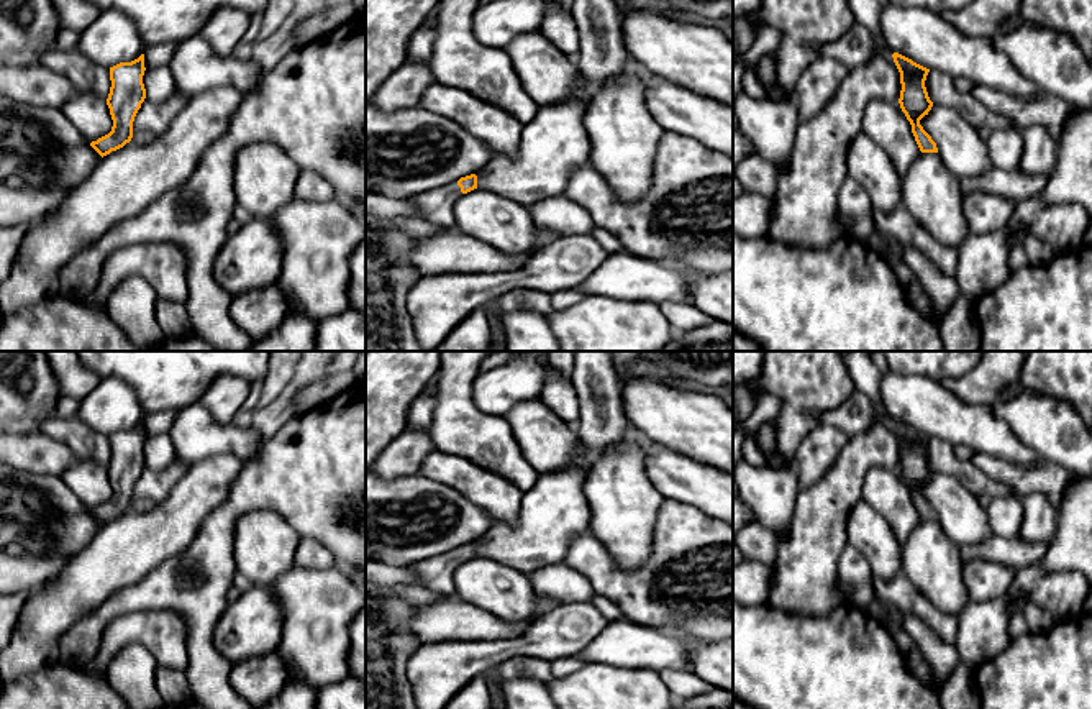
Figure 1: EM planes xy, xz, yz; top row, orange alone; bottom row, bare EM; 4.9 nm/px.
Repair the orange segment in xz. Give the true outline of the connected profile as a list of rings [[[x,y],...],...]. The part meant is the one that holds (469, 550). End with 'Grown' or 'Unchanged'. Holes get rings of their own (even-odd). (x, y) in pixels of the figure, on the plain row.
[[[471,542],[456,550],[436,555],[425,561],[408,566],[418,578],[418,586],[426,588],[444,597],[456,596],[454,571],[471,558],[477,556],[477,543]]]. Grown

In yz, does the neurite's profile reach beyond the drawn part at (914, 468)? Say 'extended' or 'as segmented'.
as segmented

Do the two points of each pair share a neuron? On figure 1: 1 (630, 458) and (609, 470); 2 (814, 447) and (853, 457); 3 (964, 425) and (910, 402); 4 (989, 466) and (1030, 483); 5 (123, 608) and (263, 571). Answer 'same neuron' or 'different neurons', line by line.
1: same neuron
2: different neurons
3: same neuron
4: same neuron
5: different neurons

